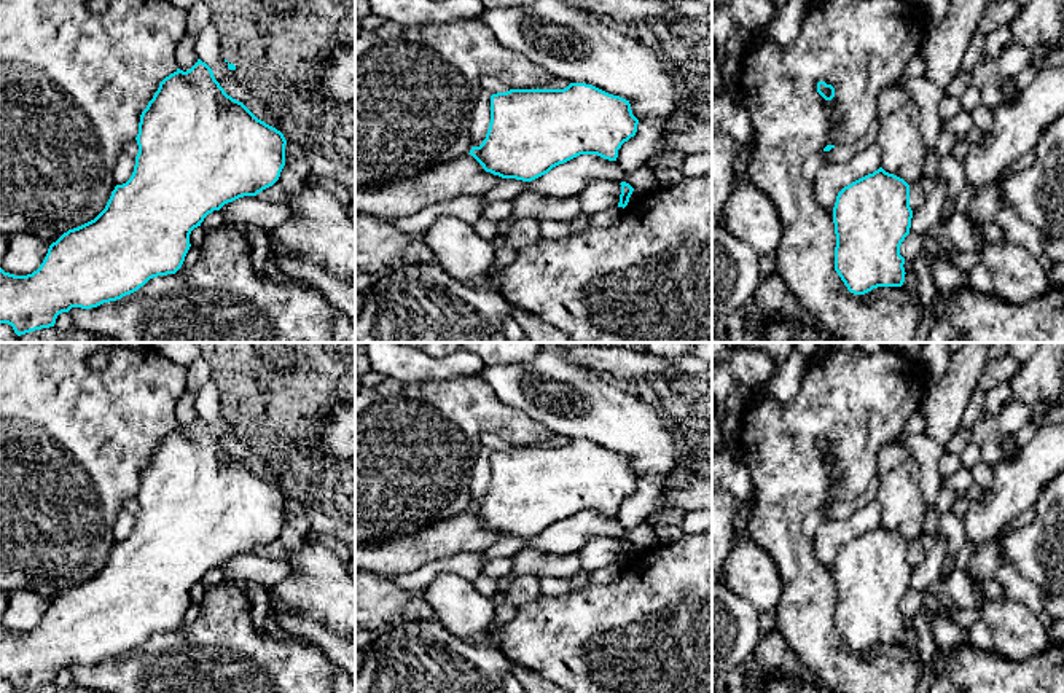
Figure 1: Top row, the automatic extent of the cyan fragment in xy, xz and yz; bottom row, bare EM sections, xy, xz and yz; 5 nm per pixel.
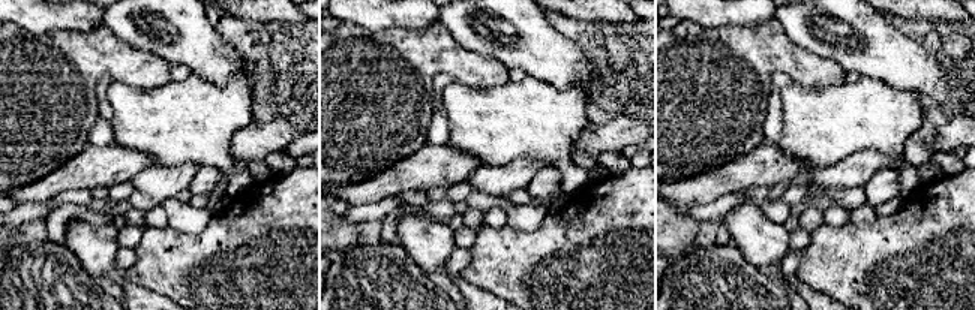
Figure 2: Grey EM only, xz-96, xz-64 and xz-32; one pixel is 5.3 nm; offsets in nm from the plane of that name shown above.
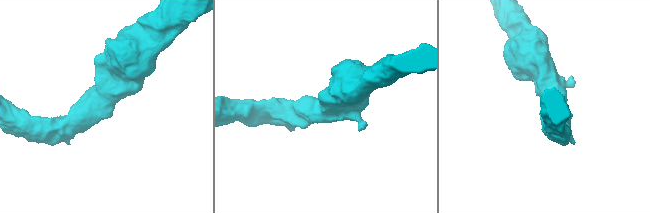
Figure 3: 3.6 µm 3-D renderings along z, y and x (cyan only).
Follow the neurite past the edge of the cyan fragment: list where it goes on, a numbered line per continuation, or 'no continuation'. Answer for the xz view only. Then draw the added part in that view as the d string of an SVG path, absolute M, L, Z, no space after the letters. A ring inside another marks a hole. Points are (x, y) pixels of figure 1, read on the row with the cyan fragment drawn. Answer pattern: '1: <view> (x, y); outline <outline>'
no continuation

